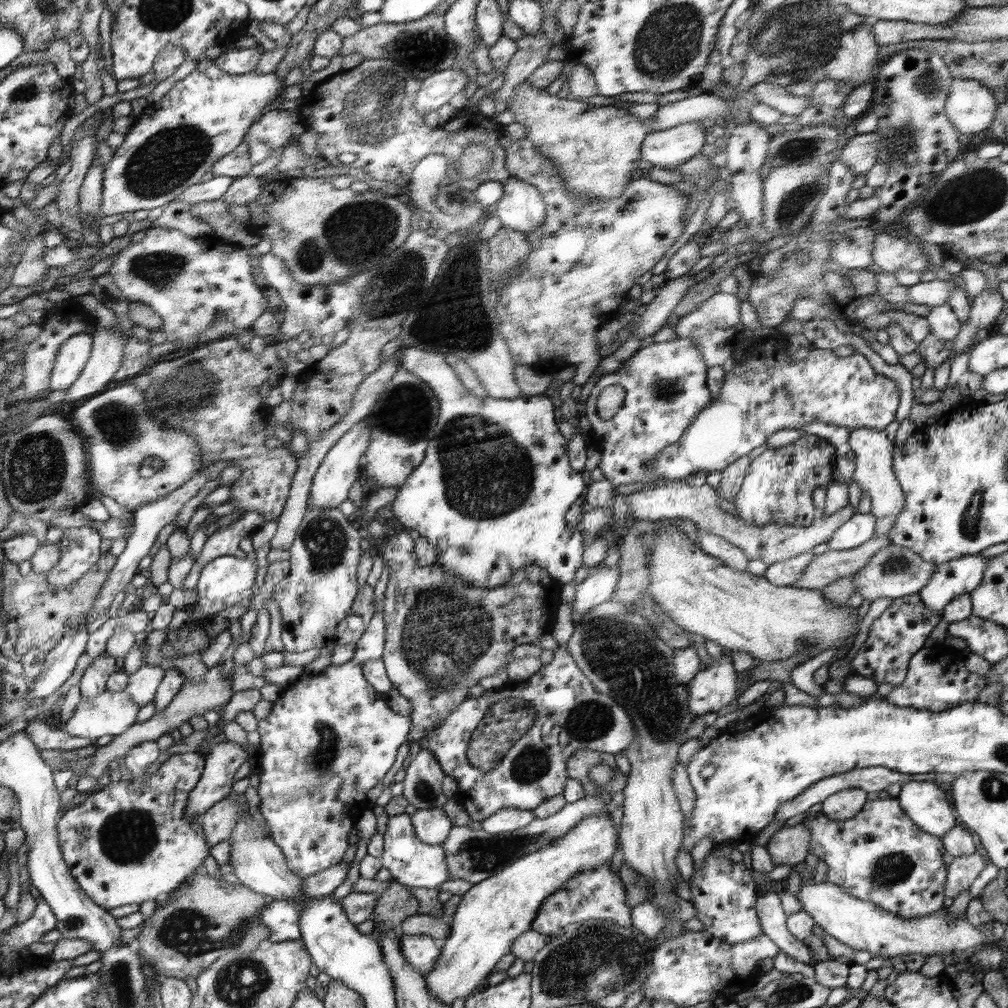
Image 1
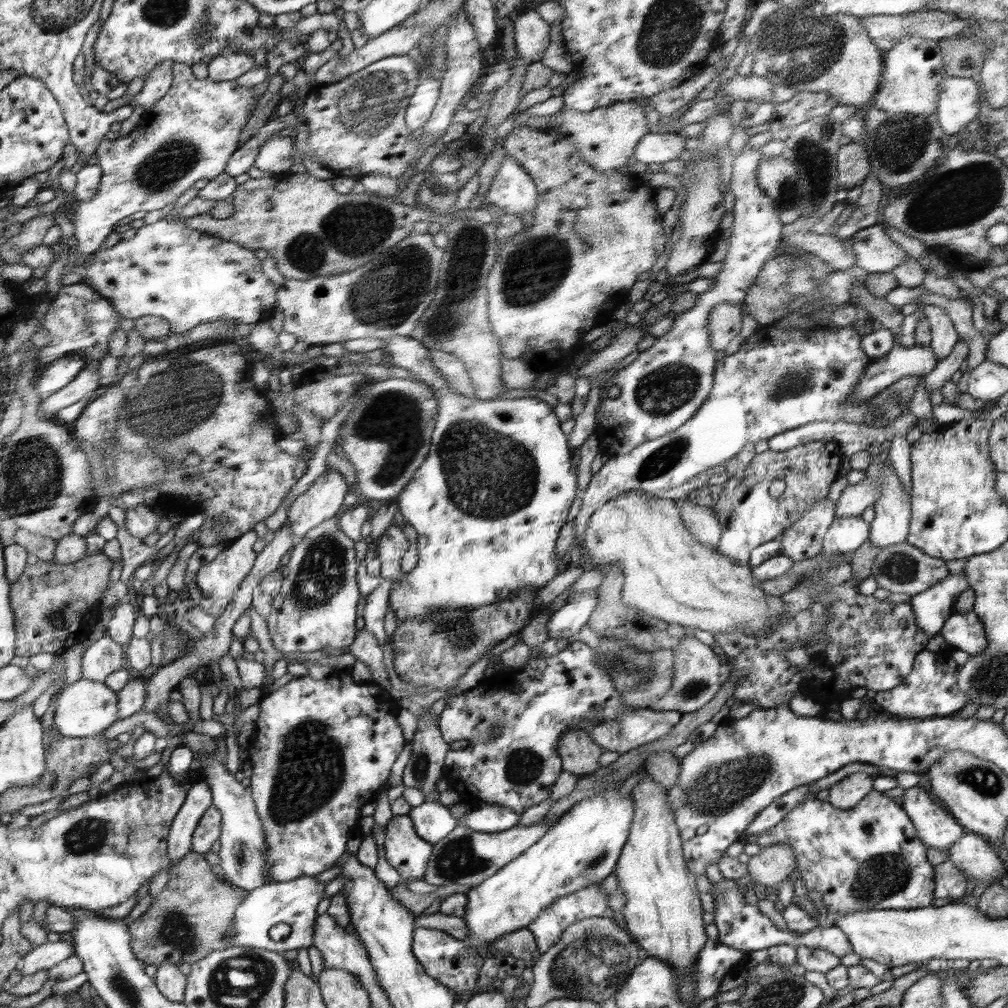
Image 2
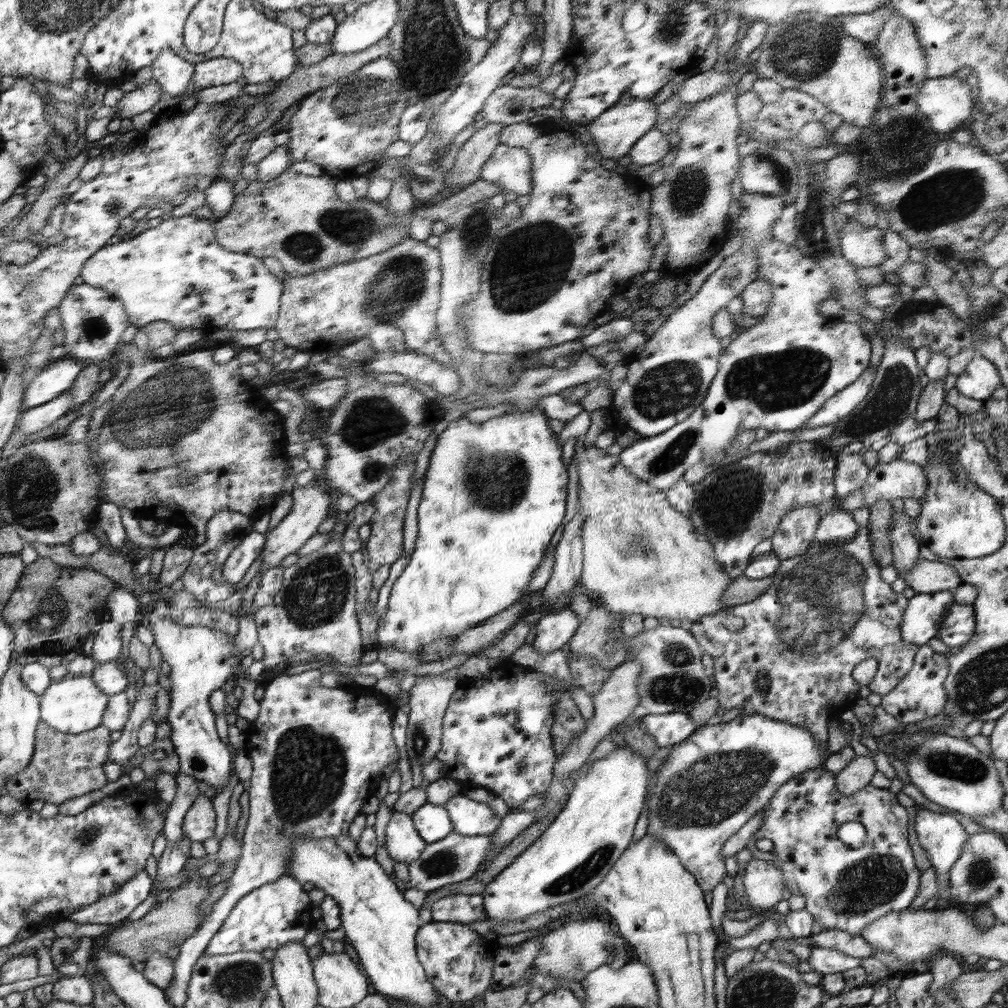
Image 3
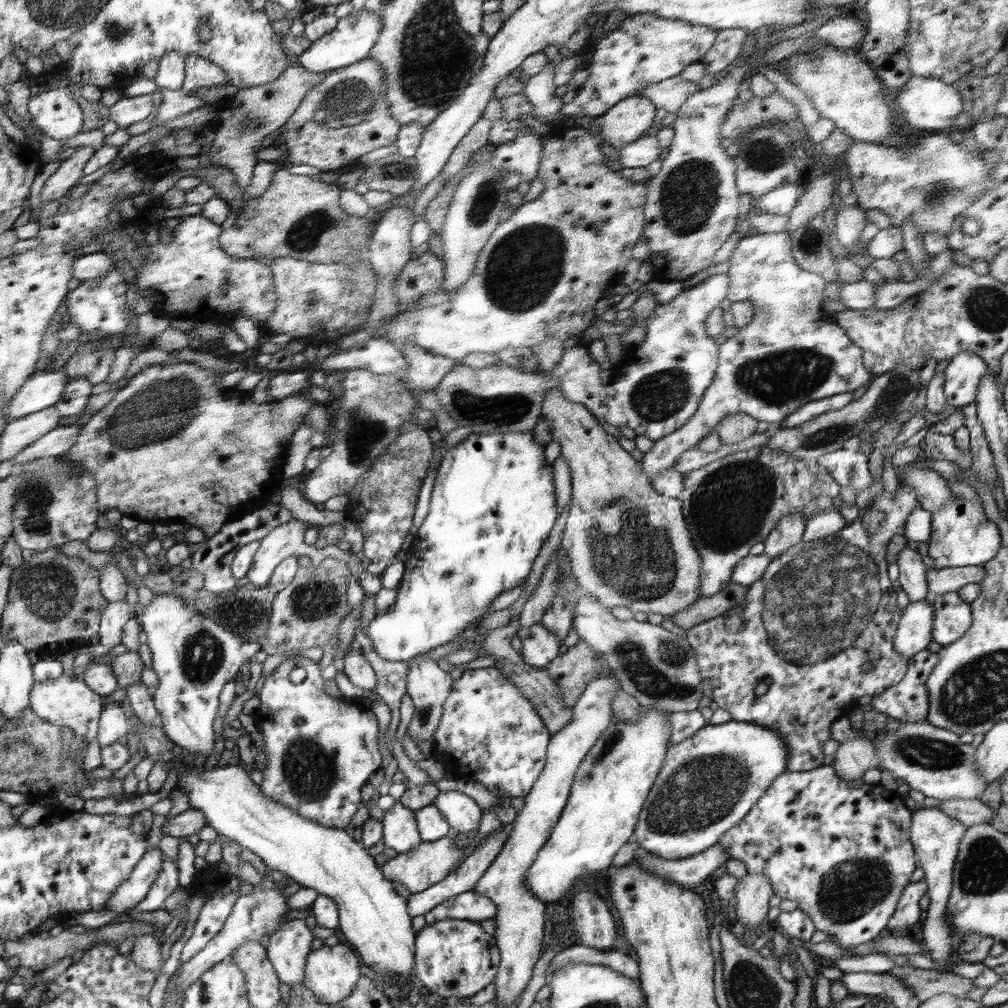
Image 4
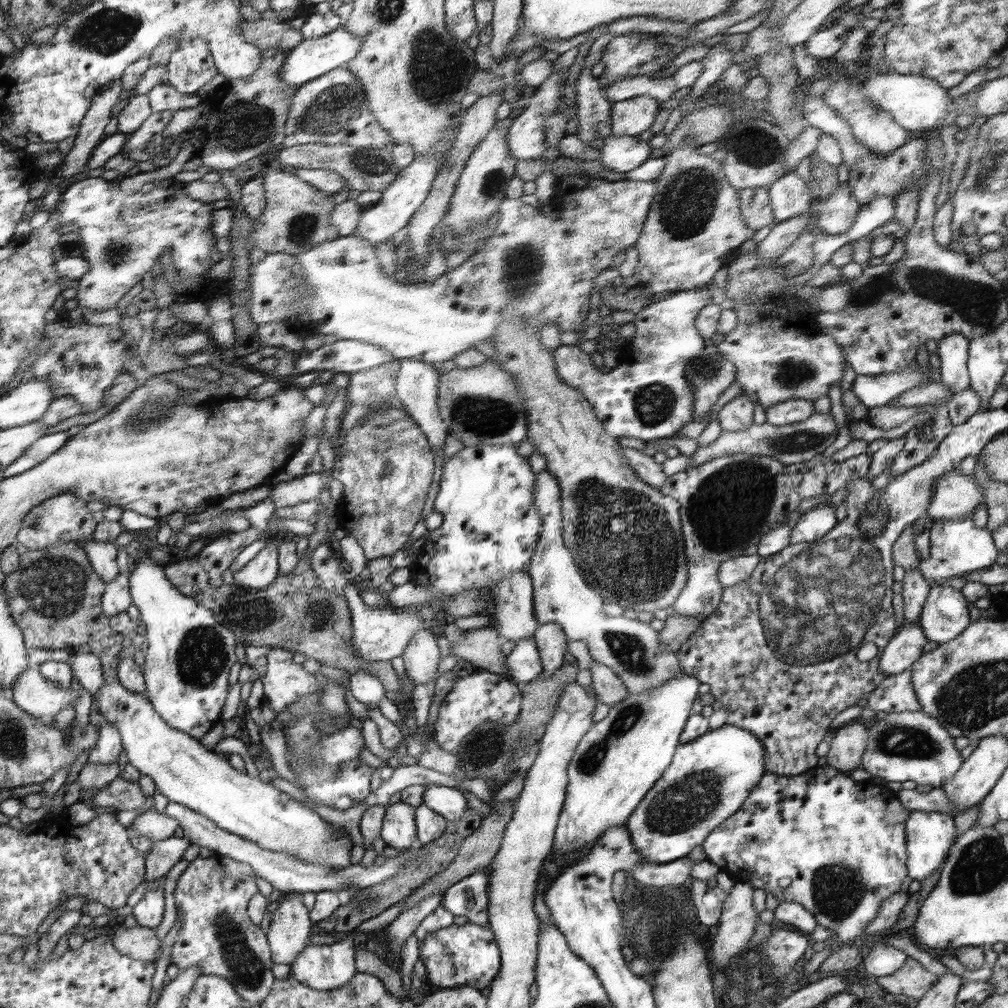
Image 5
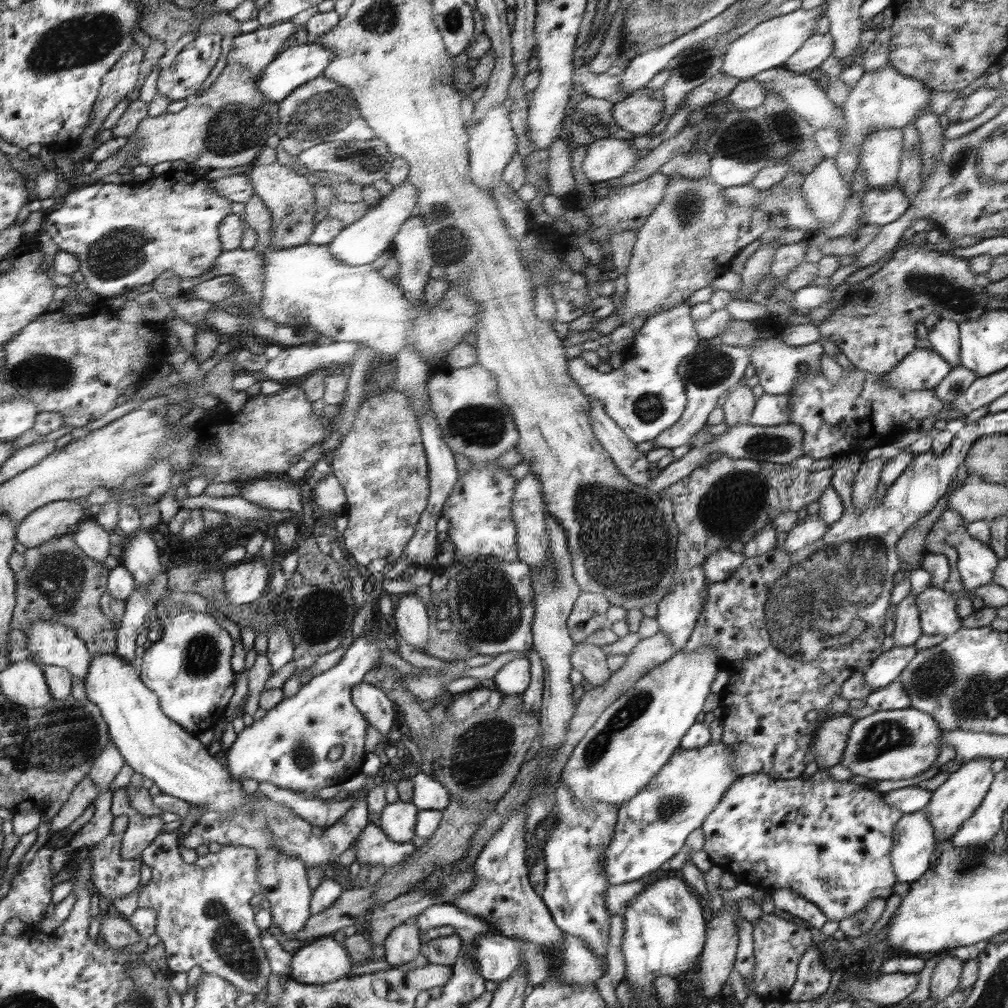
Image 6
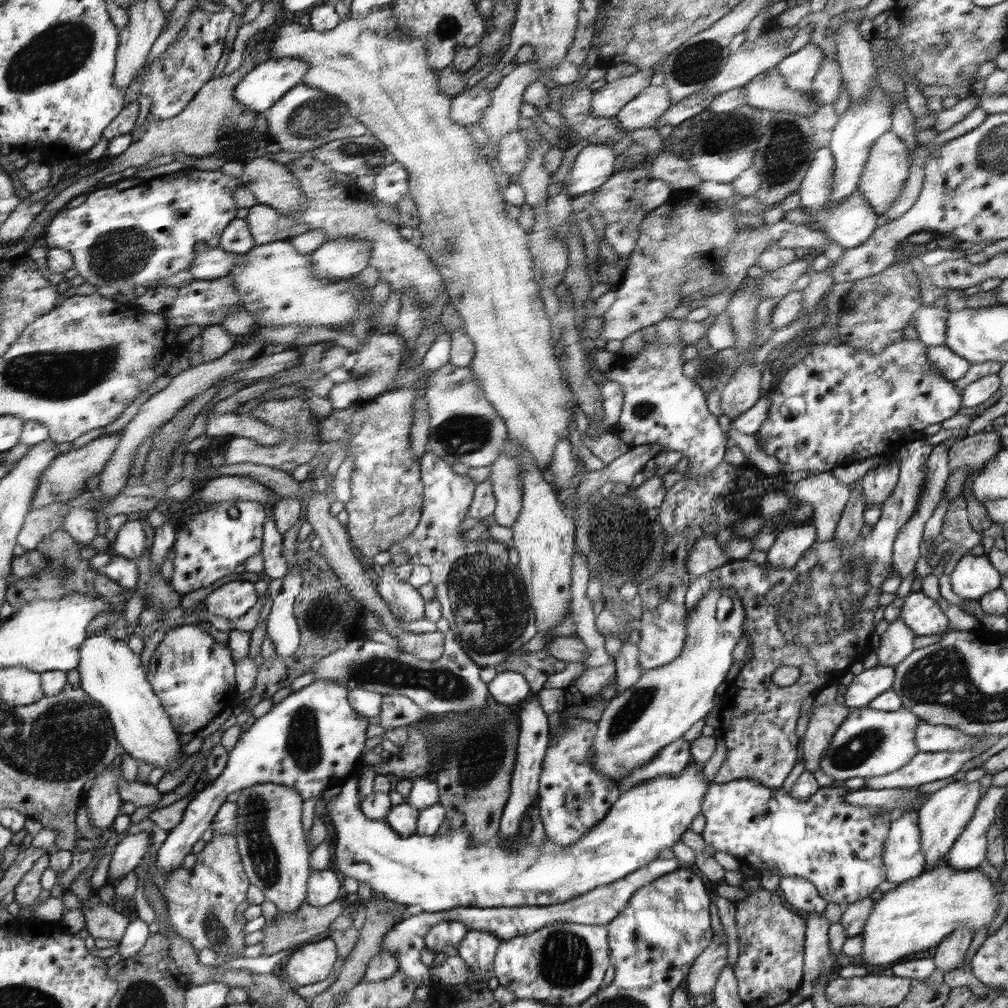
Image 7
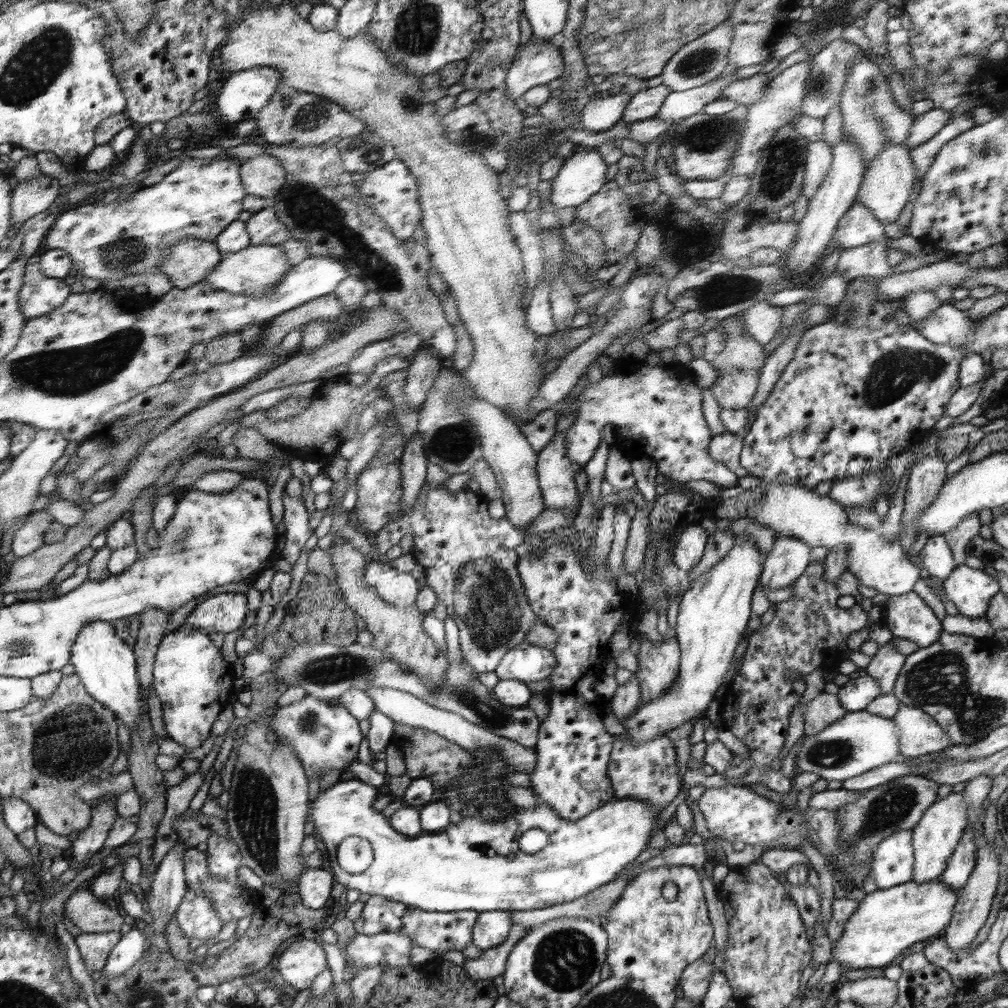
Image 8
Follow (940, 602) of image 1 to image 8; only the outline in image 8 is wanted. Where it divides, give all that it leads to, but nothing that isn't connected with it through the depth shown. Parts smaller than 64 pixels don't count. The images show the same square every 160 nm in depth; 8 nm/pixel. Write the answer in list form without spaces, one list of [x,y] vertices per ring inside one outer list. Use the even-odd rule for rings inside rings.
[[[865,675],[843,684],[836,696],[849,713],[864,711],[882,693],[879,682],[872,676]]]

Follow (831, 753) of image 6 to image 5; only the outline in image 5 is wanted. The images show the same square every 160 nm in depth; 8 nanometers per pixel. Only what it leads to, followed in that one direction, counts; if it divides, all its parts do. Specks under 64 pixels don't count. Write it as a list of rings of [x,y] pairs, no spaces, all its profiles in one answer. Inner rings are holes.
[[[856,720],[835,729],[826,764],[847,774],[860,767],[867,745],[867,727],[865,722]]]

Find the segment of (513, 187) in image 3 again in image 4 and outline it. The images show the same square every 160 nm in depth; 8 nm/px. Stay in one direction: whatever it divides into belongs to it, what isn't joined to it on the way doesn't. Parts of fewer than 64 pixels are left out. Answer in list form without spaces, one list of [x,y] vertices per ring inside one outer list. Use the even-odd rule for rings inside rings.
[[[531,128],[518,138],[497,145],[493,152],[491,162],[498,170],[517,172],[522,181],[534,180],[539,172],[542,161],[542,137]]]

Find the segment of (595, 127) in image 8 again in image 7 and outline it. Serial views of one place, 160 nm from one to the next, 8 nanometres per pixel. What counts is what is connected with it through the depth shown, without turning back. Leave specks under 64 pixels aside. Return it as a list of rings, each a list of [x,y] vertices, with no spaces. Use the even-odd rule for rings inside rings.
[[[639,69],[632,76],[624,76],[594,91],[591,100],[594,116],[616,116],[627,102],[634,100],[642,90],[650,85],[654,74],[654,70]]]

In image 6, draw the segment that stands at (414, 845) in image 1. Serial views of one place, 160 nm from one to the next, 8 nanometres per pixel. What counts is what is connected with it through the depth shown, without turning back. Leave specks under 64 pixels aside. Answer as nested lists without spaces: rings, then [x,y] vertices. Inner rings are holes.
[[[411,802],[387,803],[380,812],[380,828],[394,842],[410,842],[415,837],[417,808]]]

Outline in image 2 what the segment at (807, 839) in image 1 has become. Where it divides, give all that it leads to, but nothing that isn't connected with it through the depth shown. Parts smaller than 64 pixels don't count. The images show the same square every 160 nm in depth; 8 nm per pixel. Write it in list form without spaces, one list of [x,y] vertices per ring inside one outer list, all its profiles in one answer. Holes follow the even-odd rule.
[[[772,843],[751,856],[747,864],[753,885],[762,884],[768,892],[777,892],[781,882],[789,878],[788,876],[797,868],[797,858],[790,845]]]

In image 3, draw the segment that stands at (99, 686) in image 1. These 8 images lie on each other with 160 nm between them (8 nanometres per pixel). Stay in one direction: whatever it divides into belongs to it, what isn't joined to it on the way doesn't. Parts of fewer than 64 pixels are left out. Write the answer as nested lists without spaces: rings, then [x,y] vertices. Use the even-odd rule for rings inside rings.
[[[107,617],[93,641],[91,657],[94,658],[97,666],[118,662],[120,650],[122,650],[121,636],[122,625],[118,625]]]

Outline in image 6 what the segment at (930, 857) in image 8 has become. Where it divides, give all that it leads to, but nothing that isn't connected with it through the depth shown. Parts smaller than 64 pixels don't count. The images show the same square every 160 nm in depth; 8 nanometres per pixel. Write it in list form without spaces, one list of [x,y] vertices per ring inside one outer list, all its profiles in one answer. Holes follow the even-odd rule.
[[[984,757],[964,760],[960,768],[950,773],[948,779],[933,791],[924,812],[934,827],[937,844],[952,838],[953,834],[958,832],[962,823],[968,820],[980,806],[995,777],[994,772],[992,772],[992,762],[991,758]]]

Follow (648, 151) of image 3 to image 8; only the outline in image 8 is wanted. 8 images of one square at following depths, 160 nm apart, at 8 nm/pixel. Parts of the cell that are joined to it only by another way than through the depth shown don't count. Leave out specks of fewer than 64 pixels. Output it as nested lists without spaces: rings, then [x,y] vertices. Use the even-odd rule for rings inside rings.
[[[592,148],[582,150],[567,156],[562,168],[552,181],[552,194],[548,201],[549,208],[570,208],[570,206],[580,206],[584,202],[594,197],[596,193],[606,185],[606,168],[608,164],[602,160],[600,153],[602,149]]]

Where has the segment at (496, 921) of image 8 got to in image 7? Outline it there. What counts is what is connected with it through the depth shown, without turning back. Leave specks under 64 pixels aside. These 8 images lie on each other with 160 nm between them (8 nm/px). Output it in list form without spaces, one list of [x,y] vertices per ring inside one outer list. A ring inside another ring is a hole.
[[[468,932],[467,937],[457,947],[457,956],[466,961],[466,965],[470,967],[470,975],[474,977],[466,984],[480,981],[493,968],[493,961],[500,942],[502,941],[494,937],[492,933]]]

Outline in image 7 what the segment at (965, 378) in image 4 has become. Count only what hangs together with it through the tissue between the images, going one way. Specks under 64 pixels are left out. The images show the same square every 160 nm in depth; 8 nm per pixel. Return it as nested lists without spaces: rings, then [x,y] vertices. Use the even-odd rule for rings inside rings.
[[[934,304],[929,306],[921,305],[914,313],[916,320],[915,328],[918,332],[919,340],[925,346],[944,346],[947,344],[947,318],[949,310],[936,307]]]

